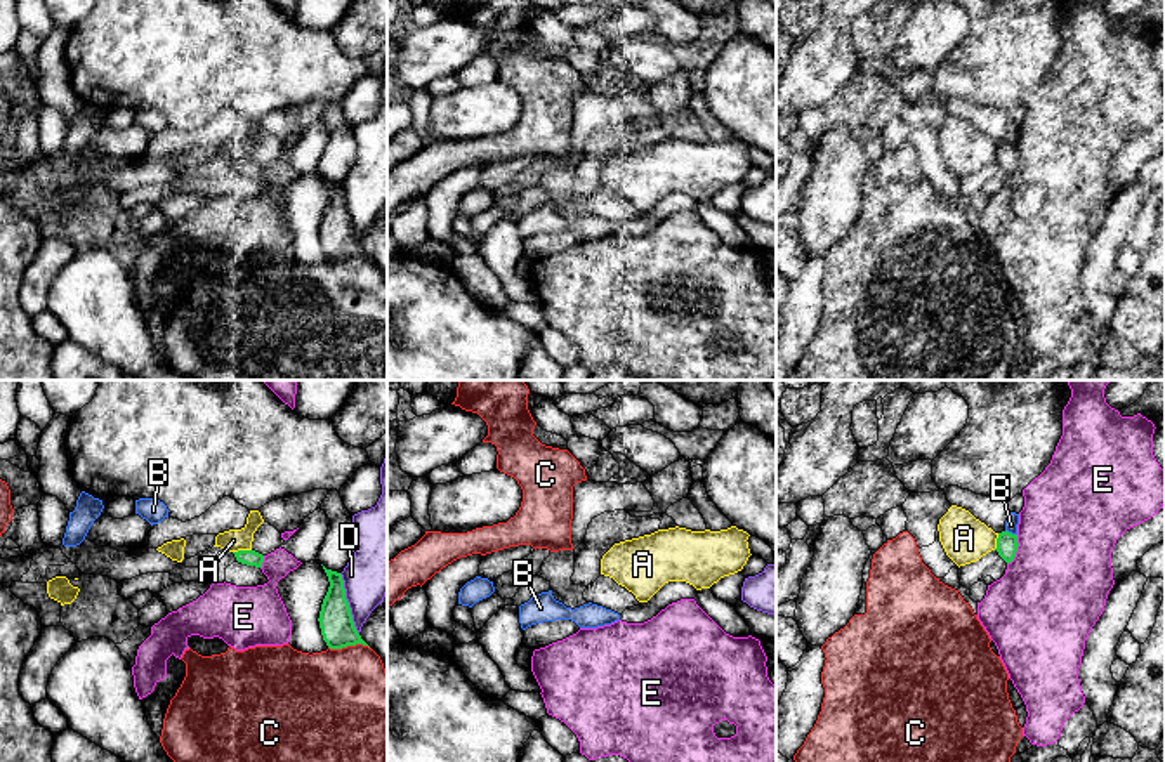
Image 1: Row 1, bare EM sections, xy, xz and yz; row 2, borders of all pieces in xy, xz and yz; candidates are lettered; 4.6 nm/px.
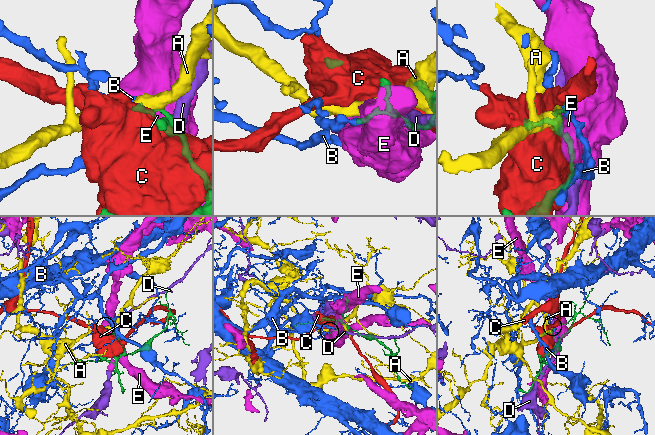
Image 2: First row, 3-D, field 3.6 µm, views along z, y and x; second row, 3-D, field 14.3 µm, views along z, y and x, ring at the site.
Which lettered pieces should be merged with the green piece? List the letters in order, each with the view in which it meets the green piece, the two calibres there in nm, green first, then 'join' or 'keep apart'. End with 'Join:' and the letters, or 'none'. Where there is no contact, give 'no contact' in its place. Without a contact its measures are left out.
A: xy | 80/110 nm | keep apart
B: yz | 100/60 nm | keep apart
C: xy | 160/460 nm | keep apart
D: xy | 160/280 nm | keep apart
E: yz | 100/480 nm | keep apart
Join: none

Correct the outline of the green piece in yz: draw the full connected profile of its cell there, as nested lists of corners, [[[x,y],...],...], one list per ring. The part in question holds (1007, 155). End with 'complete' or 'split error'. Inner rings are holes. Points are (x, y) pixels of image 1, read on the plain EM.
[[[1002,142],[998,144],[998,149],[997,149],[997,163],[998,167],[1009,175],[1014,172],[1016,168],[1016,163],[1017,163],[1017,146],[1012,146],[1009,142]]]; complete

